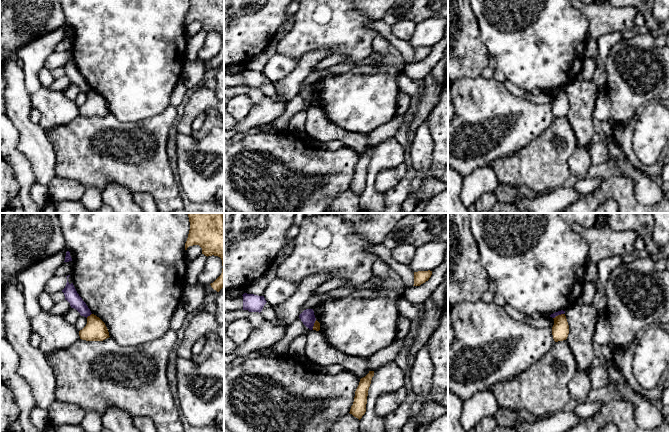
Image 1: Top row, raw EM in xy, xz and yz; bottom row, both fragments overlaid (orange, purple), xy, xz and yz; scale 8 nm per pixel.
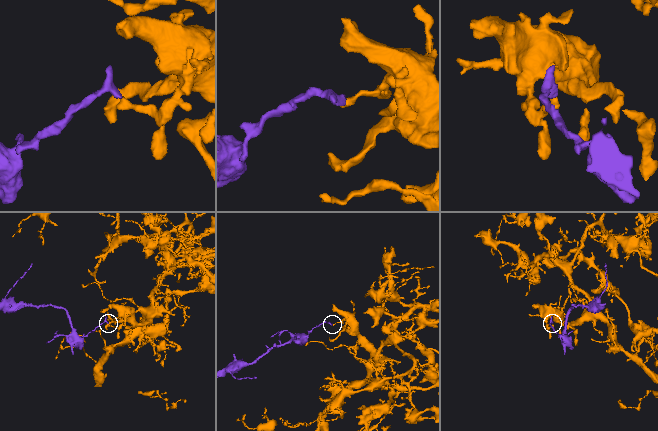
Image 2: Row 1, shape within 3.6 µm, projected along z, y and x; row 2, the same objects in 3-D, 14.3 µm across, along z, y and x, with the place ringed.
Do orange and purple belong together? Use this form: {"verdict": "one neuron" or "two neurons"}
{"verdict": "two neurons"}

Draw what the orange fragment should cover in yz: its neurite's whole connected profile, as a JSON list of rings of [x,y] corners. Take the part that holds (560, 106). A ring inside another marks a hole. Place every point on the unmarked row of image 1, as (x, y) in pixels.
[[[565,90],[556,92],[552,103],[552,111],[555,118],[566,116],[569,110],[569,101]]]

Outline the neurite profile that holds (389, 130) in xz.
[[[406,114],[397,115],[390,120],[386,125],[381,126],[368,134],[368,145],[369,147],[375,147],[380,142],[387,138],[392,138],[397,133],[401,124],[405,121]]]

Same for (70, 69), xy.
[[[70,51],[66,52],[67,53],[67,59],[65,64],[62,66],[65,72],[65,76],[67,76],[70,79],[71,84],[76,85],[81,92],[88,93],[92,89],[86,79],[82,76],[82,74],[79,72],[77,69],[73,59],[68,58],[68,53]]]

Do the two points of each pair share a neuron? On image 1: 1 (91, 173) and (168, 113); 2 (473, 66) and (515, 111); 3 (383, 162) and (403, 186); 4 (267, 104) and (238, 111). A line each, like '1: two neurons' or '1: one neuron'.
1: one neuron
2: two neurons
3: two neurons
4: two neurons

